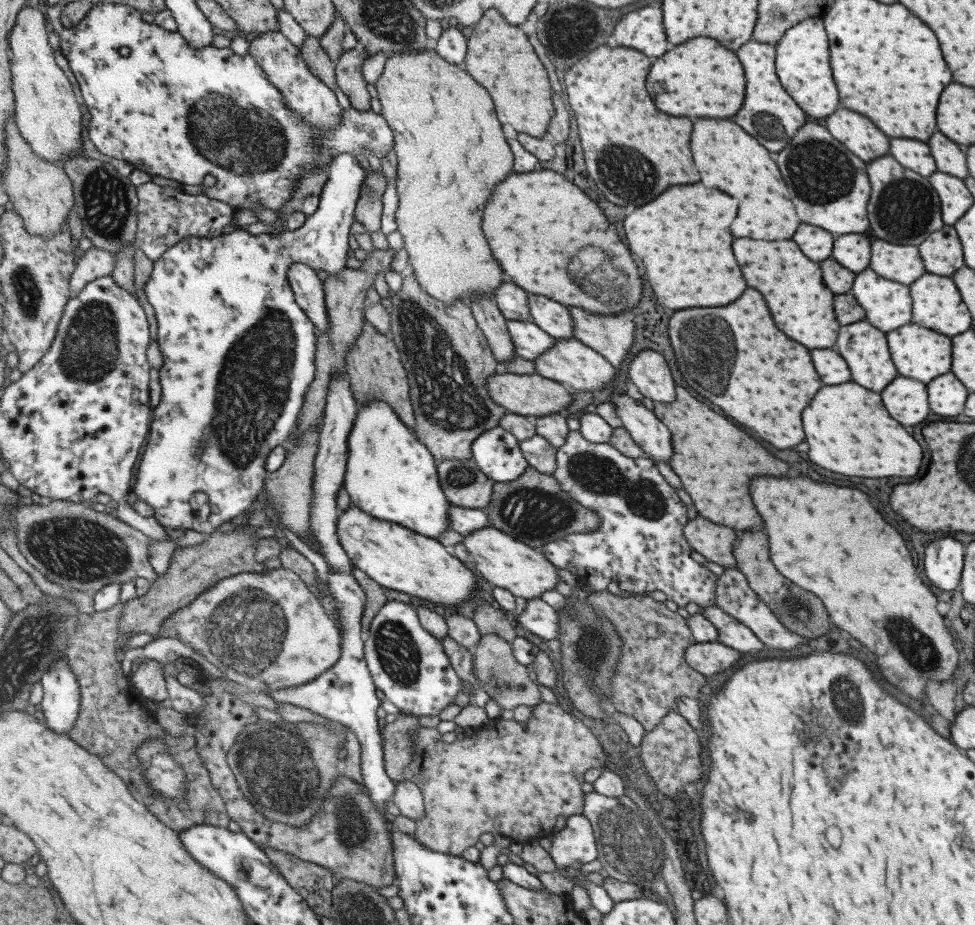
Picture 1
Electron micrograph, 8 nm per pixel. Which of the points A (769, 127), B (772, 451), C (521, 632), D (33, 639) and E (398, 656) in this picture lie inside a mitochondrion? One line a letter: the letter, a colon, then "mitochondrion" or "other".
A: mitochondrion
B: other
C: other
D: mitochondrion
E: mitochondrion

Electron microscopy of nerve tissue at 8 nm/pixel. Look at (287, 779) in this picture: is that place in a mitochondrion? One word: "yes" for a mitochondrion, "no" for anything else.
yes

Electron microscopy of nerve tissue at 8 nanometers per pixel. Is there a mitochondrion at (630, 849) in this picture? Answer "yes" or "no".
yes

